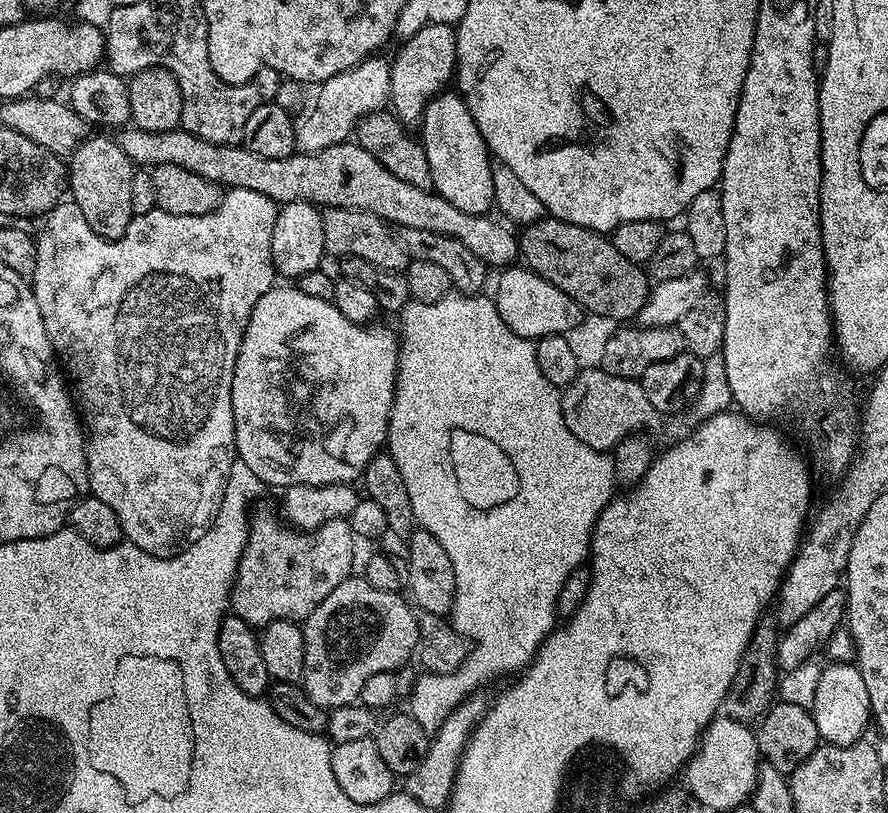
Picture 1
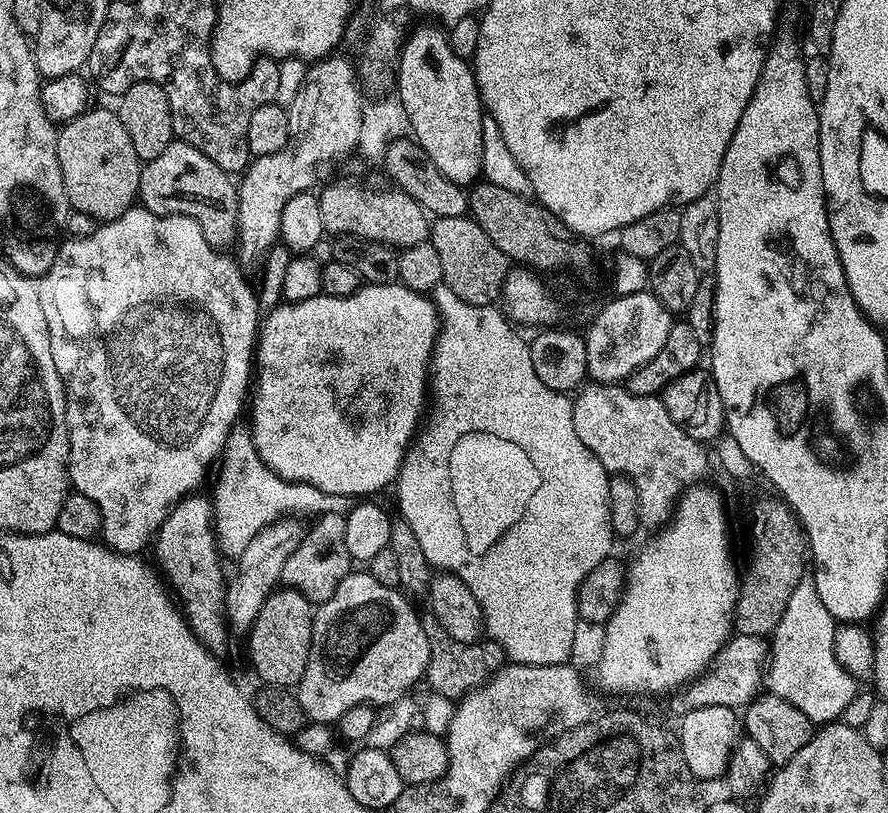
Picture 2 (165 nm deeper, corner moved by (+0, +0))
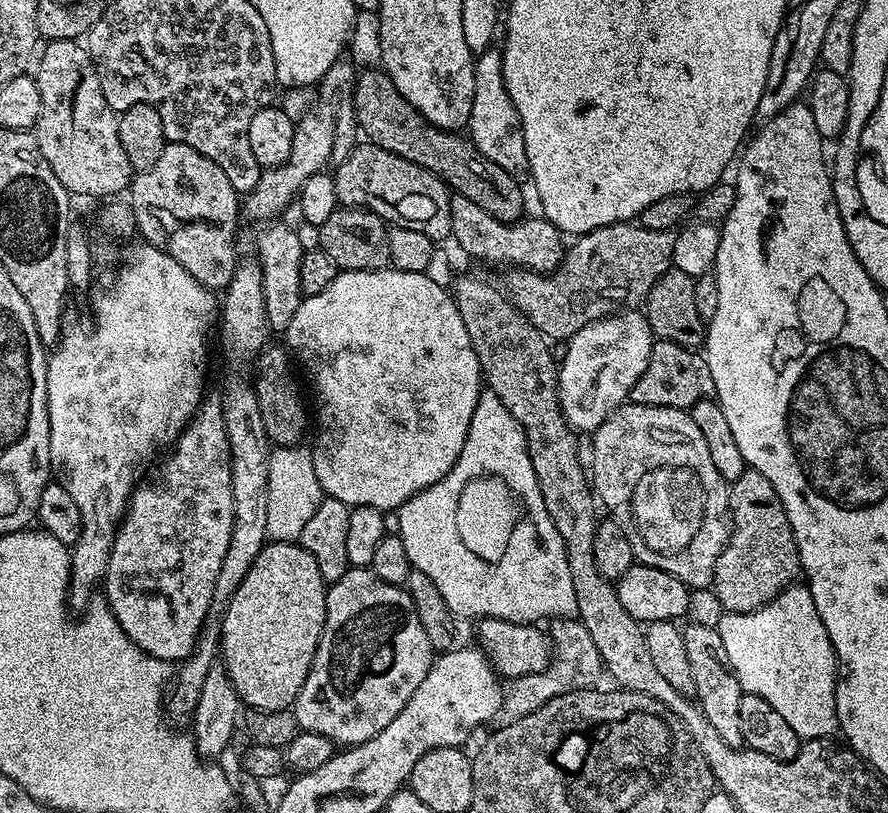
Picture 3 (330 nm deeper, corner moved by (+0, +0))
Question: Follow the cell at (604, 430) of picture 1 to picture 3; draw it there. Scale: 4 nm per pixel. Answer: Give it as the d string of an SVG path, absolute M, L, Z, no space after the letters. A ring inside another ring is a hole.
M625 402L611 412L598 426L596 431L591 433L592 440L592 468L590 464L590 483L595 499L608 507L607 515L618 526L622 526L622 534L626 534L626 539L630 542L630 550L633 557L639 563L645 564L646 567L656 567L658 570L664 570L667 574L672 574L675 578L680 579L692 590L704 590L711 585L712 571L714 562L722 554L722 550L728 541L730 531L730 513L728 510L728 490L729 481L718 474L714 466L714 461L710 458L710 449L706 447L706 441L702 439L702 433L698 431L698 426L694 426L694 418L683 408L667 408L666 406L646 406L645 404L633 404Z

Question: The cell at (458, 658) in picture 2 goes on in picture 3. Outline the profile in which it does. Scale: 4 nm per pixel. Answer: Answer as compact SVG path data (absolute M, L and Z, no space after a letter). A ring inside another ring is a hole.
M553 617L548 624L549 637L554 645L556 657L546 670L538 674L522 675L507 679L503 685L504 703L499 710L503 721L516 721L540 709L546 702L564 693L597 685L604 667L599 652L586 626L575 617Z

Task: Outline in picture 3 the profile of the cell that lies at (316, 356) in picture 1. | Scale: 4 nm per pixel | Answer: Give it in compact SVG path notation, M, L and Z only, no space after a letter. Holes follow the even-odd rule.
M391 266L378 268L375 272L337 271L334 282L330 282L330 286L322 290L322 294L305 296L301 300L294 319L282 334L282 340L295 363L304 367L304 372L312 383L312 392L316 395L314 420L315 423L316 420L320 423L320 429L316 432L316 445L311 445L310 451L314 474L318 474L318 482L325 497L349 506L368 504L381 510L396 510L411 496L438 482L454 466L454 462L458 462L458 454L462 454L462 446L466 446L466 434L470 430L470 418L474 418L474 406L478 406L482 375L478 355L471 345L453 293L445 285L430 282L425 272L399 272Z

